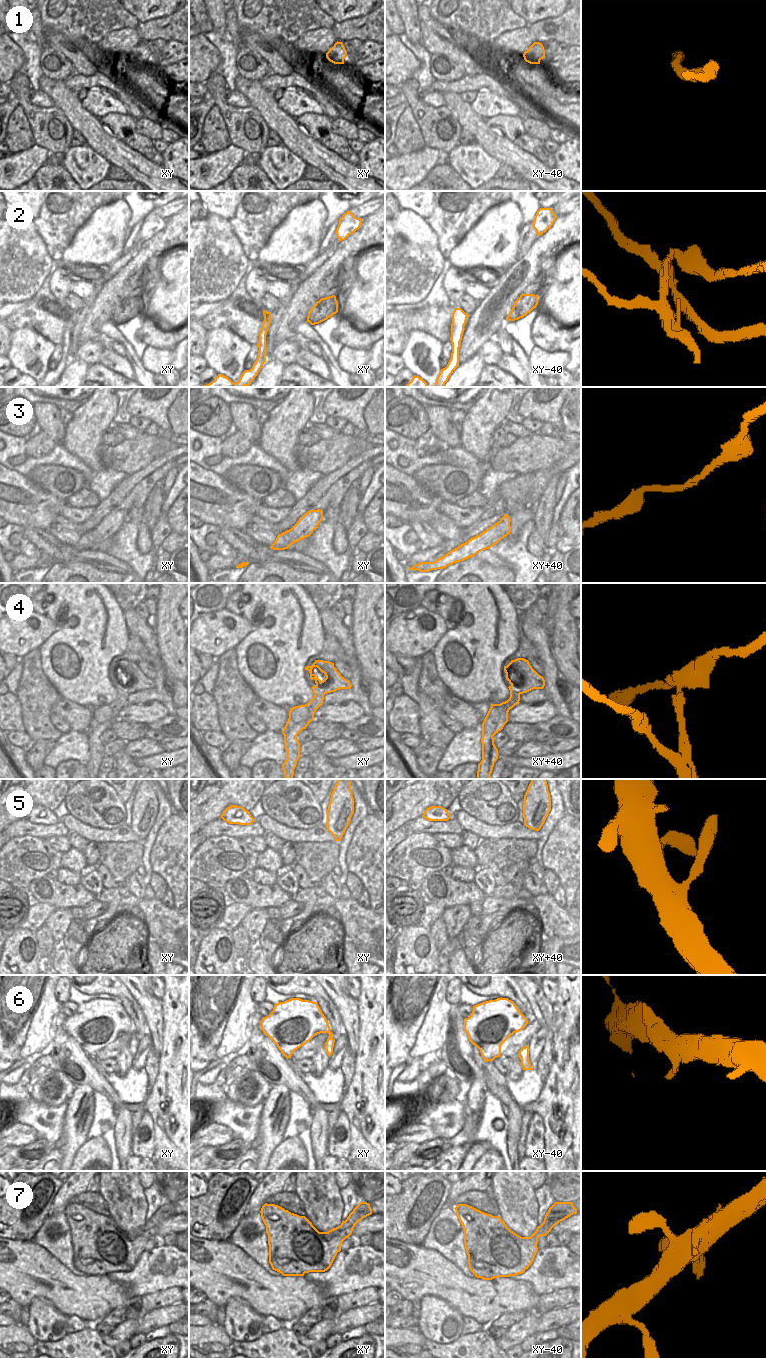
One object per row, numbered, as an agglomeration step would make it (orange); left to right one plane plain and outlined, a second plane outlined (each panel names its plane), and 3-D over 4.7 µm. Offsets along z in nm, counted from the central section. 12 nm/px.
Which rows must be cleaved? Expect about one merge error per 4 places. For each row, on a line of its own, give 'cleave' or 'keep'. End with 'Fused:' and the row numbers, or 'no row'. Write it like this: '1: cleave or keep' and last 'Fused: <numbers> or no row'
1: keep
2: cleave
3: keep
4: cleave
5: keep
6: keep
7: keep
Fused: 2, 4

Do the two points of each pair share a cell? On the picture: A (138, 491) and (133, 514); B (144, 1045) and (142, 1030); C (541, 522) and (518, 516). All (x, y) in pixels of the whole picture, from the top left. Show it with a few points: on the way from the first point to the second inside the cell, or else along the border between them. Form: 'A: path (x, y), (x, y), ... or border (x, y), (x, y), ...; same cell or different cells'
A: path (138, 497), (137, 508); same cell
B: border (148, 1033), (139, 1040); different cells
C: border (535, 511), (532, 519); different cells

